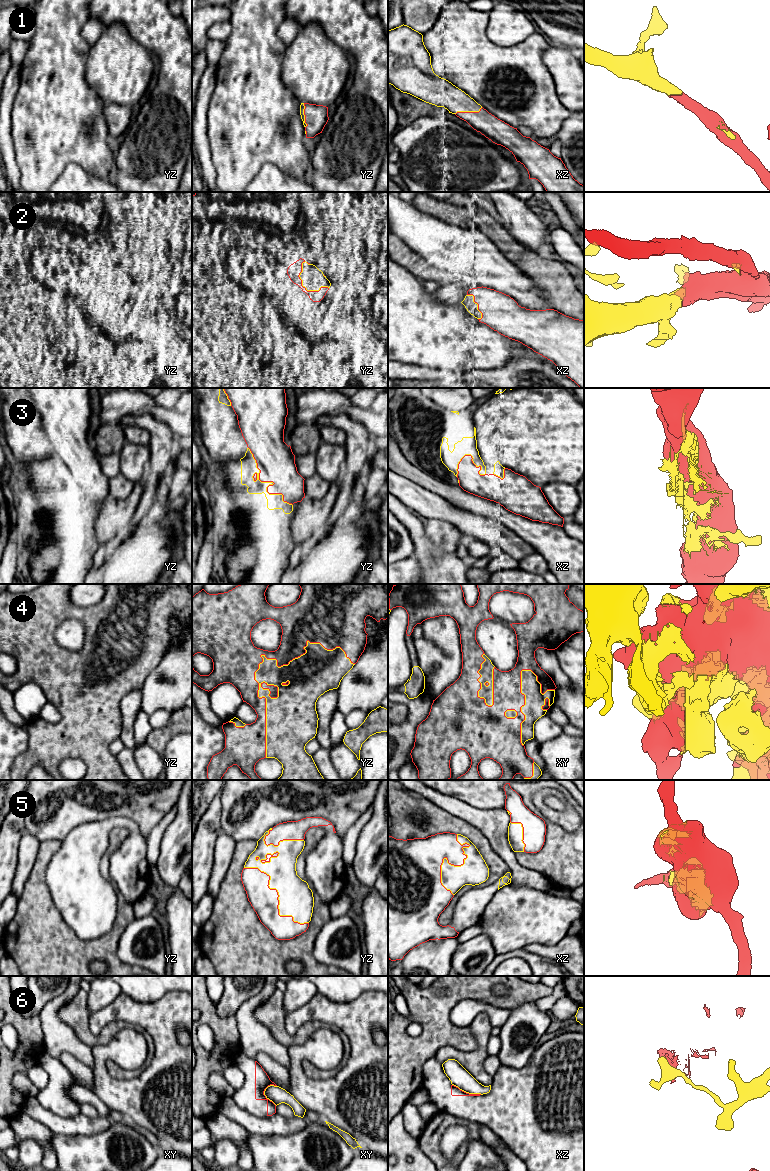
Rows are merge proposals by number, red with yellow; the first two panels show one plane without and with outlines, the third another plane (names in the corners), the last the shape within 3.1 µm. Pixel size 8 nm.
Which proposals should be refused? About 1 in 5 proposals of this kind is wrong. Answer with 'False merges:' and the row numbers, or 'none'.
False merges: 3, 6

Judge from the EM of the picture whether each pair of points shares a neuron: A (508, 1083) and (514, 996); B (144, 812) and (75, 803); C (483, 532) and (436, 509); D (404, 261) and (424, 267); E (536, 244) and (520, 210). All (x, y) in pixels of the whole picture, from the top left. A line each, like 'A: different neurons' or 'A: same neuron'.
A: different neurons
B: same neuron
C: same neuron
D: same neuron
E: same neuron

